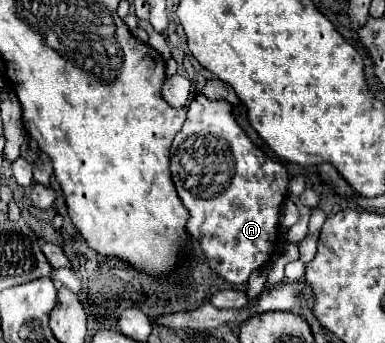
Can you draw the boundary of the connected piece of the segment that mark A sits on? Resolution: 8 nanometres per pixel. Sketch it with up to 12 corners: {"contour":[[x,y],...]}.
{"contour":[[198,94],[170,146],[186,230],[246,284],[276,252],[288,170]]}

